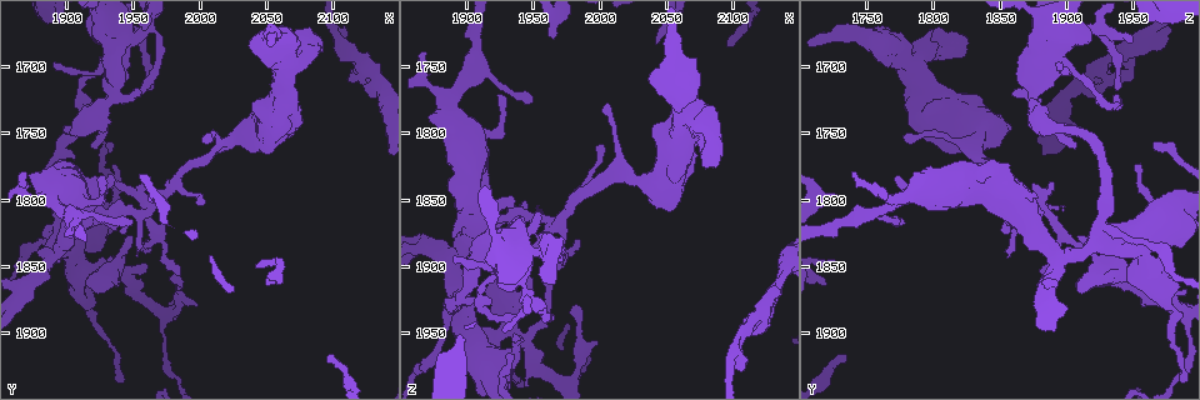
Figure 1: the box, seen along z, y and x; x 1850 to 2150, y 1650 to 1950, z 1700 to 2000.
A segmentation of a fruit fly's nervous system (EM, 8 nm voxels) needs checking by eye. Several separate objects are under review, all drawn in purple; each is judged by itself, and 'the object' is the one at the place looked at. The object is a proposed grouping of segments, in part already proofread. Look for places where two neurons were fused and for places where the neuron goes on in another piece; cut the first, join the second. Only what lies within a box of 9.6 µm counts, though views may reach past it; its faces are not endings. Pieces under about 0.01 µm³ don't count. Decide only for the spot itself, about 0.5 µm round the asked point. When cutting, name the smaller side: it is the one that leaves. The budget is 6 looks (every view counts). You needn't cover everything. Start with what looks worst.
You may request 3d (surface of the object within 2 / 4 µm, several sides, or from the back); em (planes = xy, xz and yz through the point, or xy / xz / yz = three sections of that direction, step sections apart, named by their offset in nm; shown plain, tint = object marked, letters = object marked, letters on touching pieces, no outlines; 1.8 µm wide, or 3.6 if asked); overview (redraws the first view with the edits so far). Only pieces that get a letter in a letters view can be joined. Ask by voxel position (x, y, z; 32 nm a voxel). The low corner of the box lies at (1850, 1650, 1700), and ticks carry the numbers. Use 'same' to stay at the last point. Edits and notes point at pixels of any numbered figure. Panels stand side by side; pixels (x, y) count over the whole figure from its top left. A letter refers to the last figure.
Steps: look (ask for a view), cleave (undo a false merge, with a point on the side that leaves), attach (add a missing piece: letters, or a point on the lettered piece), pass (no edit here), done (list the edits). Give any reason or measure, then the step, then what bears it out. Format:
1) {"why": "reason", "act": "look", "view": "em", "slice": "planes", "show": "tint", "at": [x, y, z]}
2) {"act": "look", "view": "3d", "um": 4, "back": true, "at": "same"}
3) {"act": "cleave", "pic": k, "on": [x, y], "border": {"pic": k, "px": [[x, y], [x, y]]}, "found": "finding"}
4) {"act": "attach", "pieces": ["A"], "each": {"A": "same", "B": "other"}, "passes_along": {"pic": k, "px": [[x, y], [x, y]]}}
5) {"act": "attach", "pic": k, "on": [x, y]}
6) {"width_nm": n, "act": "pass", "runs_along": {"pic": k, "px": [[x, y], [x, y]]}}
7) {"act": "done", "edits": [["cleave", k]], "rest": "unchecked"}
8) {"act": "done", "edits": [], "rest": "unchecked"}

{"why": "branch stops here", "act": "look", "view": "3d", "um": 4, "at": [1962, 1798, 1726]}

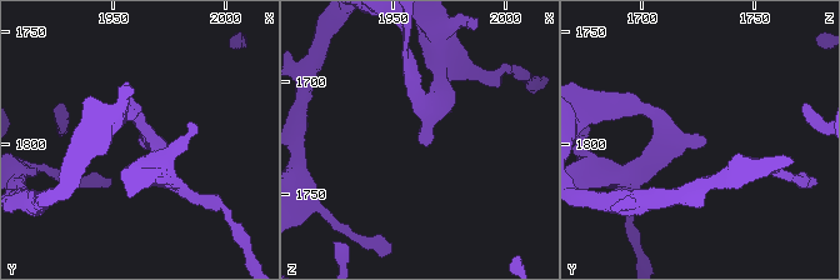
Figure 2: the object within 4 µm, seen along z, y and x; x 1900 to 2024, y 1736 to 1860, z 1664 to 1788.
{"act": "look", "view": "em", "slice": "planes", "show": "letters", "at": [1961, 1799, 1727]}

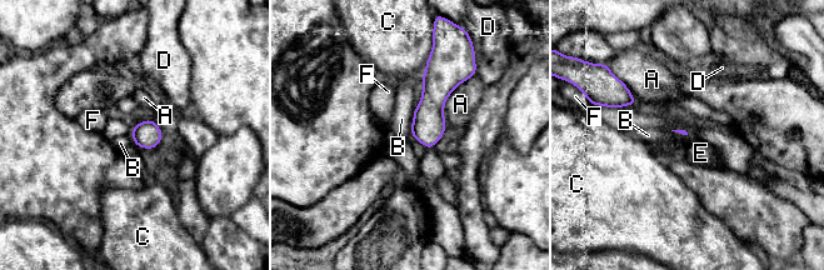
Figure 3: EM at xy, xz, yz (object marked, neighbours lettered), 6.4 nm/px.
{"act": "pass", "each": {"A": "other", "B": "other", "C": "other", "D": "other", "E": "other", "F": "other"}, "border": {"pic": 3, "px": [[415, 108], [412, 136]]}, "found": "no lettered piece goes on from it"}

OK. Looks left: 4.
{"why": "branch stops here", "act": "look", "view": "3d", "um": 2, "at": [2096, 1918, 1732]}

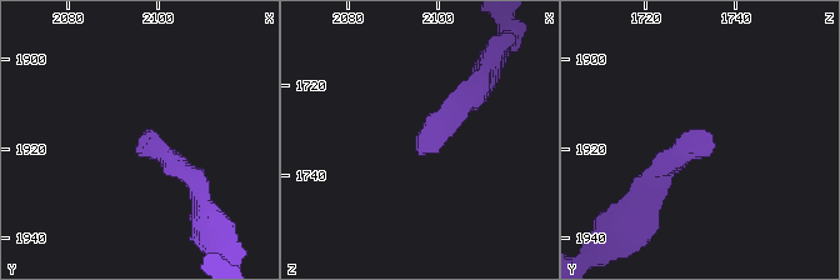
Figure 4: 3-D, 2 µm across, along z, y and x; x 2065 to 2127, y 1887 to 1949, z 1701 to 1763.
{"act": "look", "view": "em", "slice": "planes", "show": "letters", "at": [2095, 1917, 1733]}

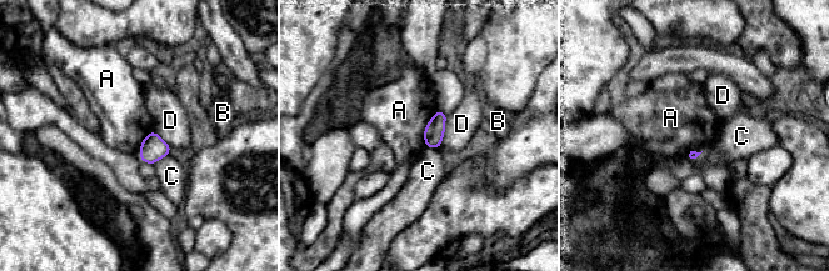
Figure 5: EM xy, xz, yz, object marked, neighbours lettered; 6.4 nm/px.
{"longest_contact_nm": ["A", 260], "act": "pass", "each": {"A": "other", "B": "other", "C": "other", "D": "other"}, "found": "no lettered piece goes on from it"}

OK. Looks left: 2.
{"act": "look", "view": "em", "slice": "planes", "show": "letters", "at": [2108, 1670, 1978]}

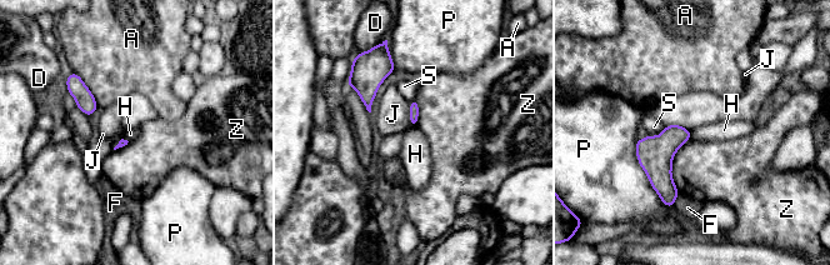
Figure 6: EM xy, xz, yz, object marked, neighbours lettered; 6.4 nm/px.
{"longest_contact_nm": ["P", 500], "act": "pass", "each": {"A": "other", "D": "other", "F": "other", "H": "other", "J": "other", "P": "other", "S": "other", "Z": "other"}, "found": "no lettered piece goes on from it"}

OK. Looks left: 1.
{"act": "done", "edits": [], "rest": "unchecked"}

